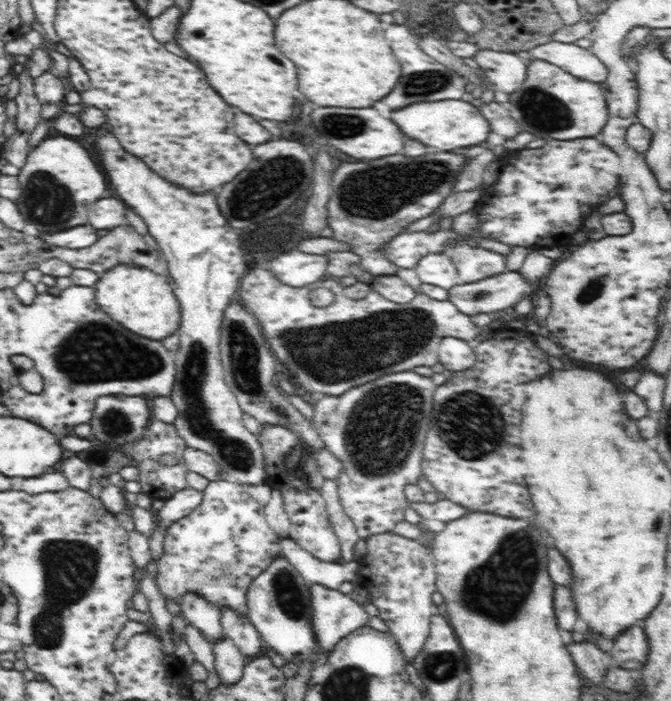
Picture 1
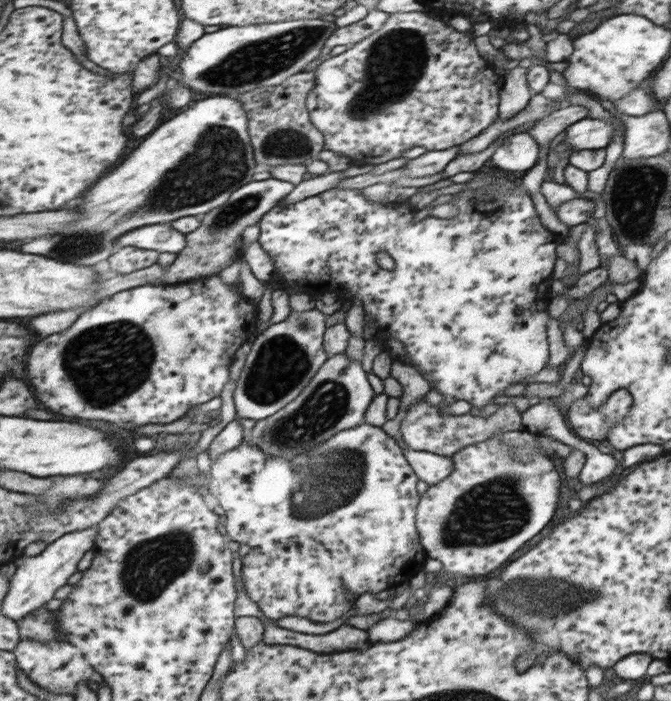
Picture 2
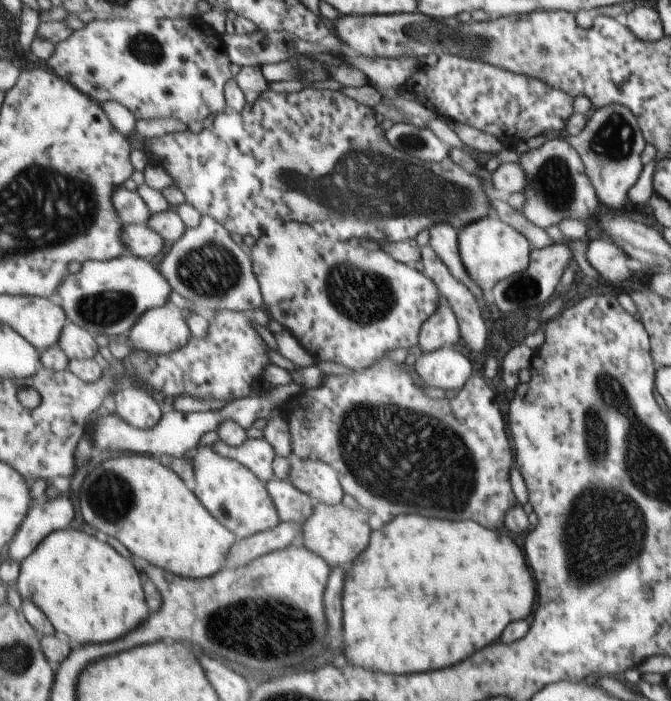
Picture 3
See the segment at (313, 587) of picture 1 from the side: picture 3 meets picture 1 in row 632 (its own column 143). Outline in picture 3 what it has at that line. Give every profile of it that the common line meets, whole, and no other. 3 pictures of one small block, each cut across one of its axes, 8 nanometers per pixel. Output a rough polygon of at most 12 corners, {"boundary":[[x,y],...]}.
{"boundary":[[168,304],[129,330],[132,349],[165,355],[191,338],[186,313]]}

